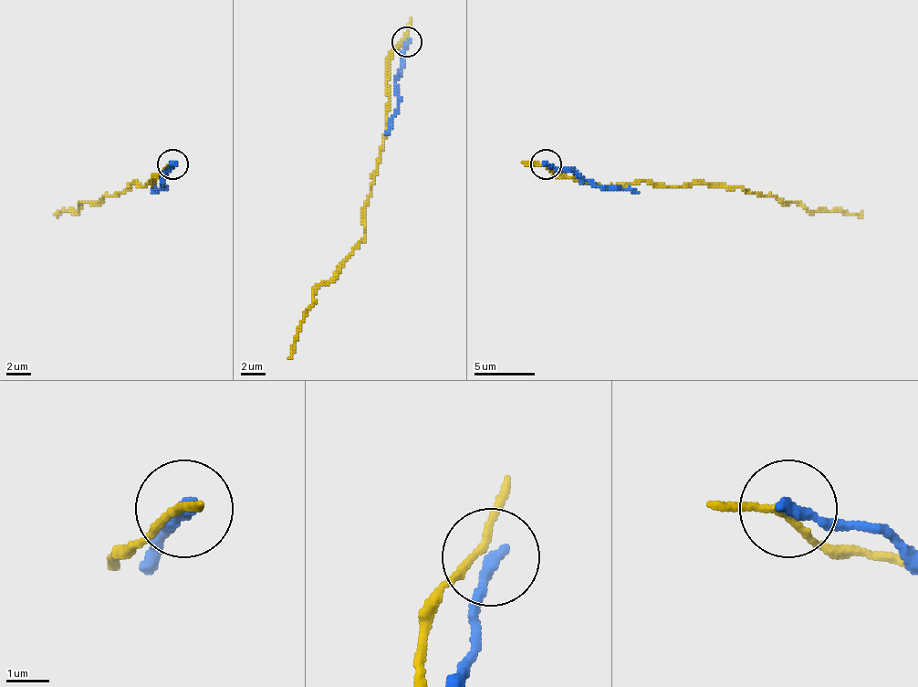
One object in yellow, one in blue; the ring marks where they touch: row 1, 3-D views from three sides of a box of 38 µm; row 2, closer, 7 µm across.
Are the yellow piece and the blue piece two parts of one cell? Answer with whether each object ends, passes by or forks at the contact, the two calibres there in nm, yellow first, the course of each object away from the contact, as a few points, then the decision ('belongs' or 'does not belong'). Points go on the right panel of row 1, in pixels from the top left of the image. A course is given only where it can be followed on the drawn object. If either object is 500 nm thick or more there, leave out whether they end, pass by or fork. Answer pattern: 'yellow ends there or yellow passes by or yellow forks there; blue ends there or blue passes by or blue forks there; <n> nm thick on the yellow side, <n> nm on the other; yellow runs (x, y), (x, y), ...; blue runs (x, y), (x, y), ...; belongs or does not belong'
yellow passes by; blue ends there; 160 nm thick on the yellow side, 300 nm on the other; yellow runs (544, 165), (556, 177), (614, 186), (641, 180), (742, 186), (782, 202), (794, 202), (809, 211), (861, 211); blue runs (547, 165), (571, 168), (587, 180), (639, 193); does not belong

